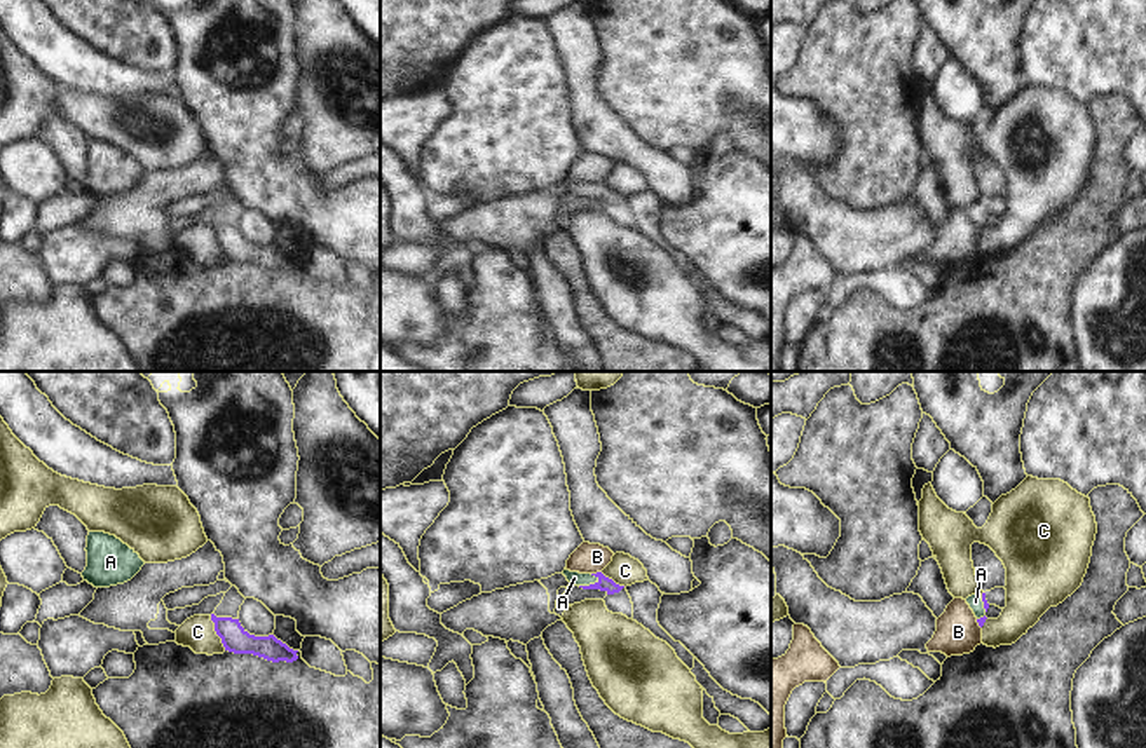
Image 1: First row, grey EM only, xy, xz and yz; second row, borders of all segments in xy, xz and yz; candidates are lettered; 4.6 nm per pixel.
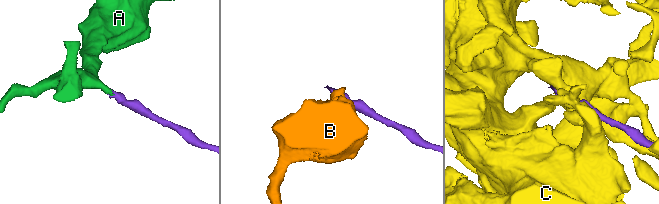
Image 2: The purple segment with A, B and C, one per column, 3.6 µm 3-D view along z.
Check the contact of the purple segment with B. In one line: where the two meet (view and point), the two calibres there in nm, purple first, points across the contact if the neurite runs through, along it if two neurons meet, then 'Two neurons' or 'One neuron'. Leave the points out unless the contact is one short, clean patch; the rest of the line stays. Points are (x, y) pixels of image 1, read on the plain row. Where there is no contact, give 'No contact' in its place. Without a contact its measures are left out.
Touches purple at xz (597, 182). Thickness 70 nm (purple) against 140 nm. Boundary: xz (600, 180), (592, 183). Two neurons.

